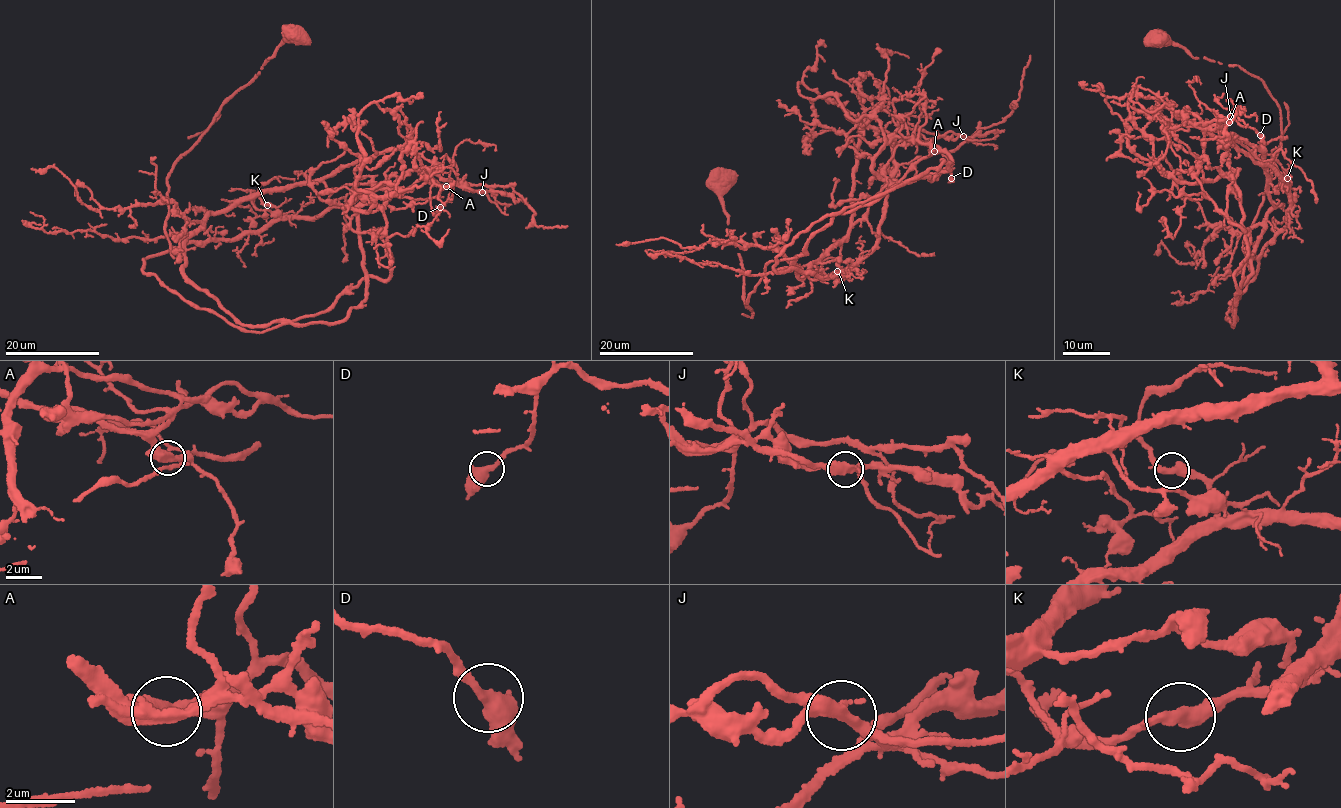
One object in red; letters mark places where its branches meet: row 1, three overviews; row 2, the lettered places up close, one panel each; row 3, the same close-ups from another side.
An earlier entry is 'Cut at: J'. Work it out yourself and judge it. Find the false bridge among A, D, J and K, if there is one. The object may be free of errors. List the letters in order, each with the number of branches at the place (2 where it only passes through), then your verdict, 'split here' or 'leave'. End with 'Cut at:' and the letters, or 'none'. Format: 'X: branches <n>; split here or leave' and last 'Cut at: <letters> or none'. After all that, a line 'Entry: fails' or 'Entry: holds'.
A: branches 2; leave
D: branches 2; leave
J: branches 2; split here
K: branches 2; leave
Cut at: J
Entry: holds

